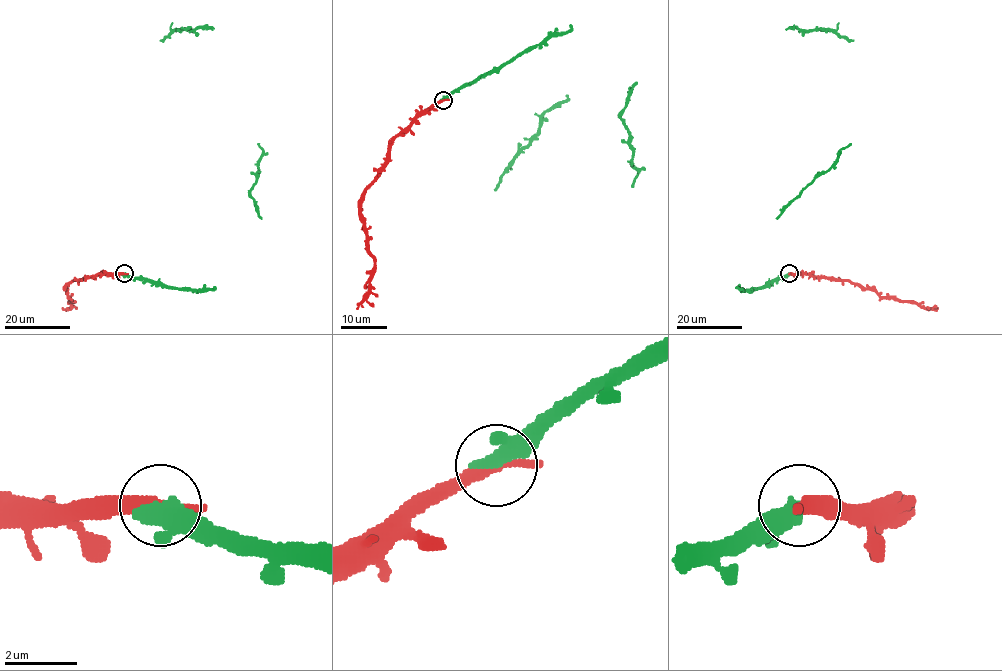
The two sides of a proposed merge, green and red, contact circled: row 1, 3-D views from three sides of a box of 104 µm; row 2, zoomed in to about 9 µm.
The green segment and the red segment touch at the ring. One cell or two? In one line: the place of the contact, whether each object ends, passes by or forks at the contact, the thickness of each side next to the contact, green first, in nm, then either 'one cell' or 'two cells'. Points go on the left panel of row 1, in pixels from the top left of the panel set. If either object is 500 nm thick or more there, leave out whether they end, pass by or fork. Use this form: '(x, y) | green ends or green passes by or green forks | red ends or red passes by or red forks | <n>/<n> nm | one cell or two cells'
(124, 273) | green passes by | red ends | 400/380 nm | one cell

